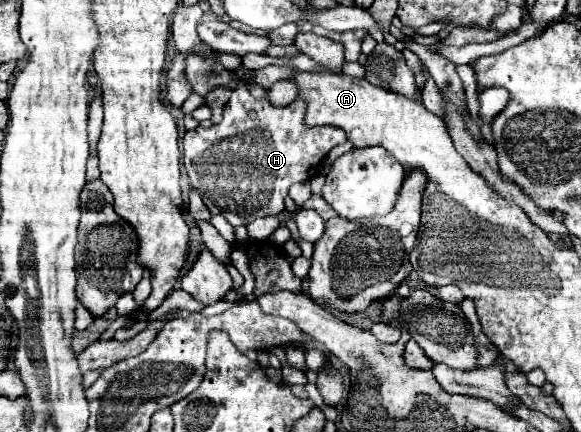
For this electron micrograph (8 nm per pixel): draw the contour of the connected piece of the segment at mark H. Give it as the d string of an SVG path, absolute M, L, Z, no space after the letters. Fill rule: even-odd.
M241 80L241 84L233 90L229 102L227 102L225 108L223 108L223 120L221 120L219 124L213 124L211 128L201 128L201 126L199 126L199 128L195 128L195 130L185 132L185 136L183 136L183 164L185 164L185 168L187 168L191 186L197 188L197 190L203 194L201 198L203 198L205 206L211 210L211 214L221 214L231 226L247 226L247 224L253 222L255 218L265 218L265 216L277 216L277 214L281 214L281 212L285 210L283 200L285 200L285 196L287 196L289 186L291 186L293 182L309 180L311 174L313 174L313 170L315 170L315 168L319 166L319 162L329 154L329 150L335 148L337 144L343 144L343 142L347 140L347 136L345 136L345 132L343 132L341 128L335 128L335 126L307 126L307 124L303 122L303 108L307 108L307 104L305 104L303 98L297 98L297 100L293 100L293 102L287 104L287 106L273 106L273 104L269 102L269 92L267 92L263 98L255 98L255 96L249 92L247 84Z

